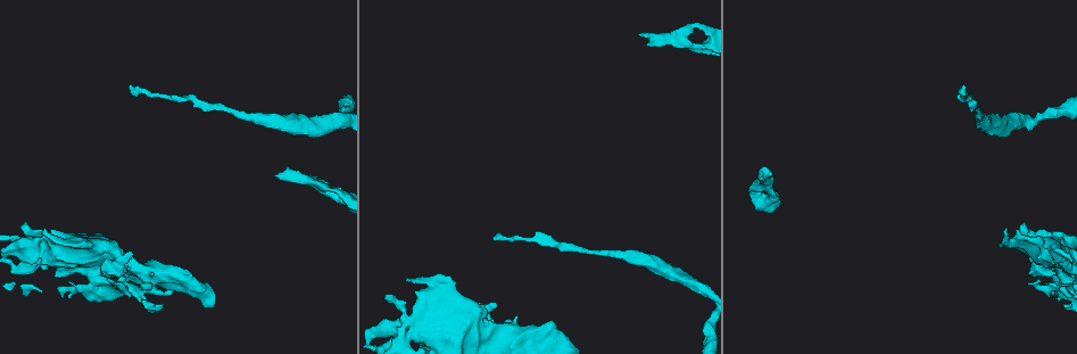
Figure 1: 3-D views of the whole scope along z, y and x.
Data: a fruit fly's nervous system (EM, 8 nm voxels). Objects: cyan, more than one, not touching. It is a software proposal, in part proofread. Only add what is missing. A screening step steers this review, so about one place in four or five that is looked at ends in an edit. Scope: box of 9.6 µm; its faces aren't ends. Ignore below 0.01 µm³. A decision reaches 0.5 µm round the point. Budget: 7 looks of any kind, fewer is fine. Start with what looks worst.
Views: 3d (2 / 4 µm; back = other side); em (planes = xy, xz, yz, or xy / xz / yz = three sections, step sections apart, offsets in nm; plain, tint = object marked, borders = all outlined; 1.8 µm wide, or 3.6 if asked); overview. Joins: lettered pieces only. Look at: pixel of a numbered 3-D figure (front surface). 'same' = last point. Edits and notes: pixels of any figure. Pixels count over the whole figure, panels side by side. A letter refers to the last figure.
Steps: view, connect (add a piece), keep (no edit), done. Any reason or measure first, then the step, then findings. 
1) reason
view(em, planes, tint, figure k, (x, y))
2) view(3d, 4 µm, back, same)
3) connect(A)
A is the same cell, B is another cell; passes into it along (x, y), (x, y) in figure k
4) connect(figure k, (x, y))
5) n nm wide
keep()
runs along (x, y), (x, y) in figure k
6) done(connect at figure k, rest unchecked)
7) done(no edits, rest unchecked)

free end
view(em, planes, borders, figure 1, (277, 174))

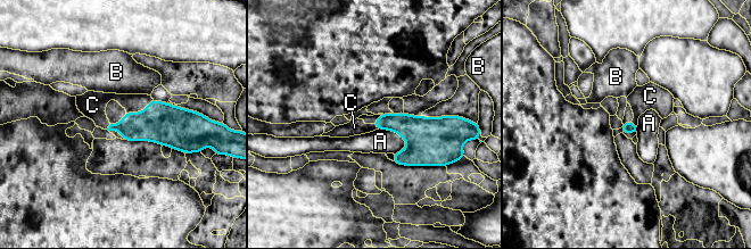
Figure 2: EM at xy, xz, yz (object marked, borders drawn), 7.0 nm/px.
connect(C)
C is the same cell, A and B are other cells; passes into it along (162, 123), (140, 111), (132, 102) in figure 2; it goes on there

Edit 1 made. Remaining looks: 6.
a narrow waist
view(em, 3.6 µm, planes, borders, figure 1, (155, 95))

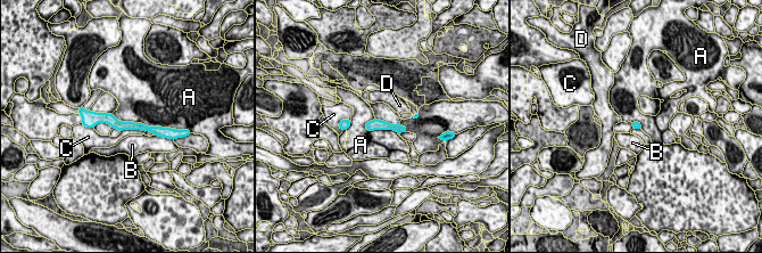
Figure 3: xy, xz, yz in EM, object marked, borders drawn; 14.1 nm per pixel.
keep()
A, B, C and D are other cells; runs along (96, 119), (159, 132) in figure 3; none of them fits

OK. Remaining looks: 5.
thick turns thin
view(em, yz, step 16, plain, figure 1, (1062, 244))

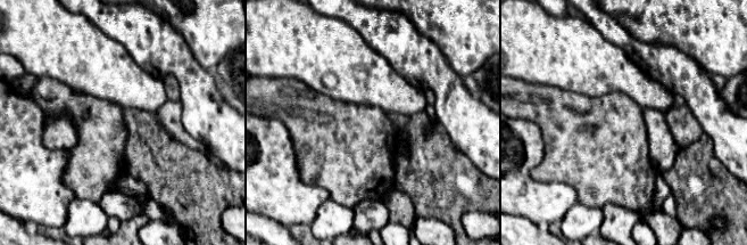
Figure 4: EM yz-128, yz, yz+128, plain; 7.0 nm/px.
view(em, yz, step 16, tint, same)

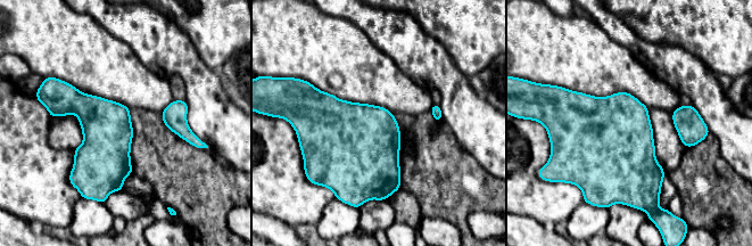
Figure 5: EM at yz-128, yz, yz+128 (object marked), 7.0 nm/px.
view(em, yz, step 16, borders, same)

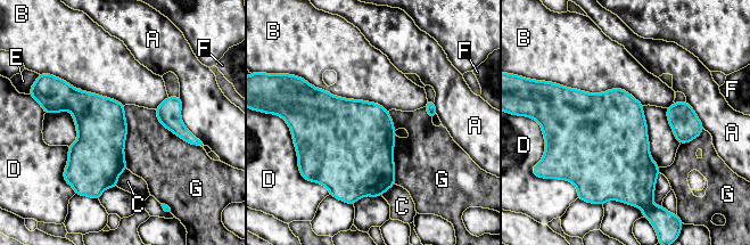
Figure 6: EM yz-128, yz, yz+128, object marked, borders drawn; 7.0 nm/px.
keep()
A, B, C, D, E, F and G are other cells; border along (123, 106), (128, 169) in figure 6; no lettered piece goes on from it

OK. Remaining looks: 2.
done(connect at figure 2, rest unchecked)

